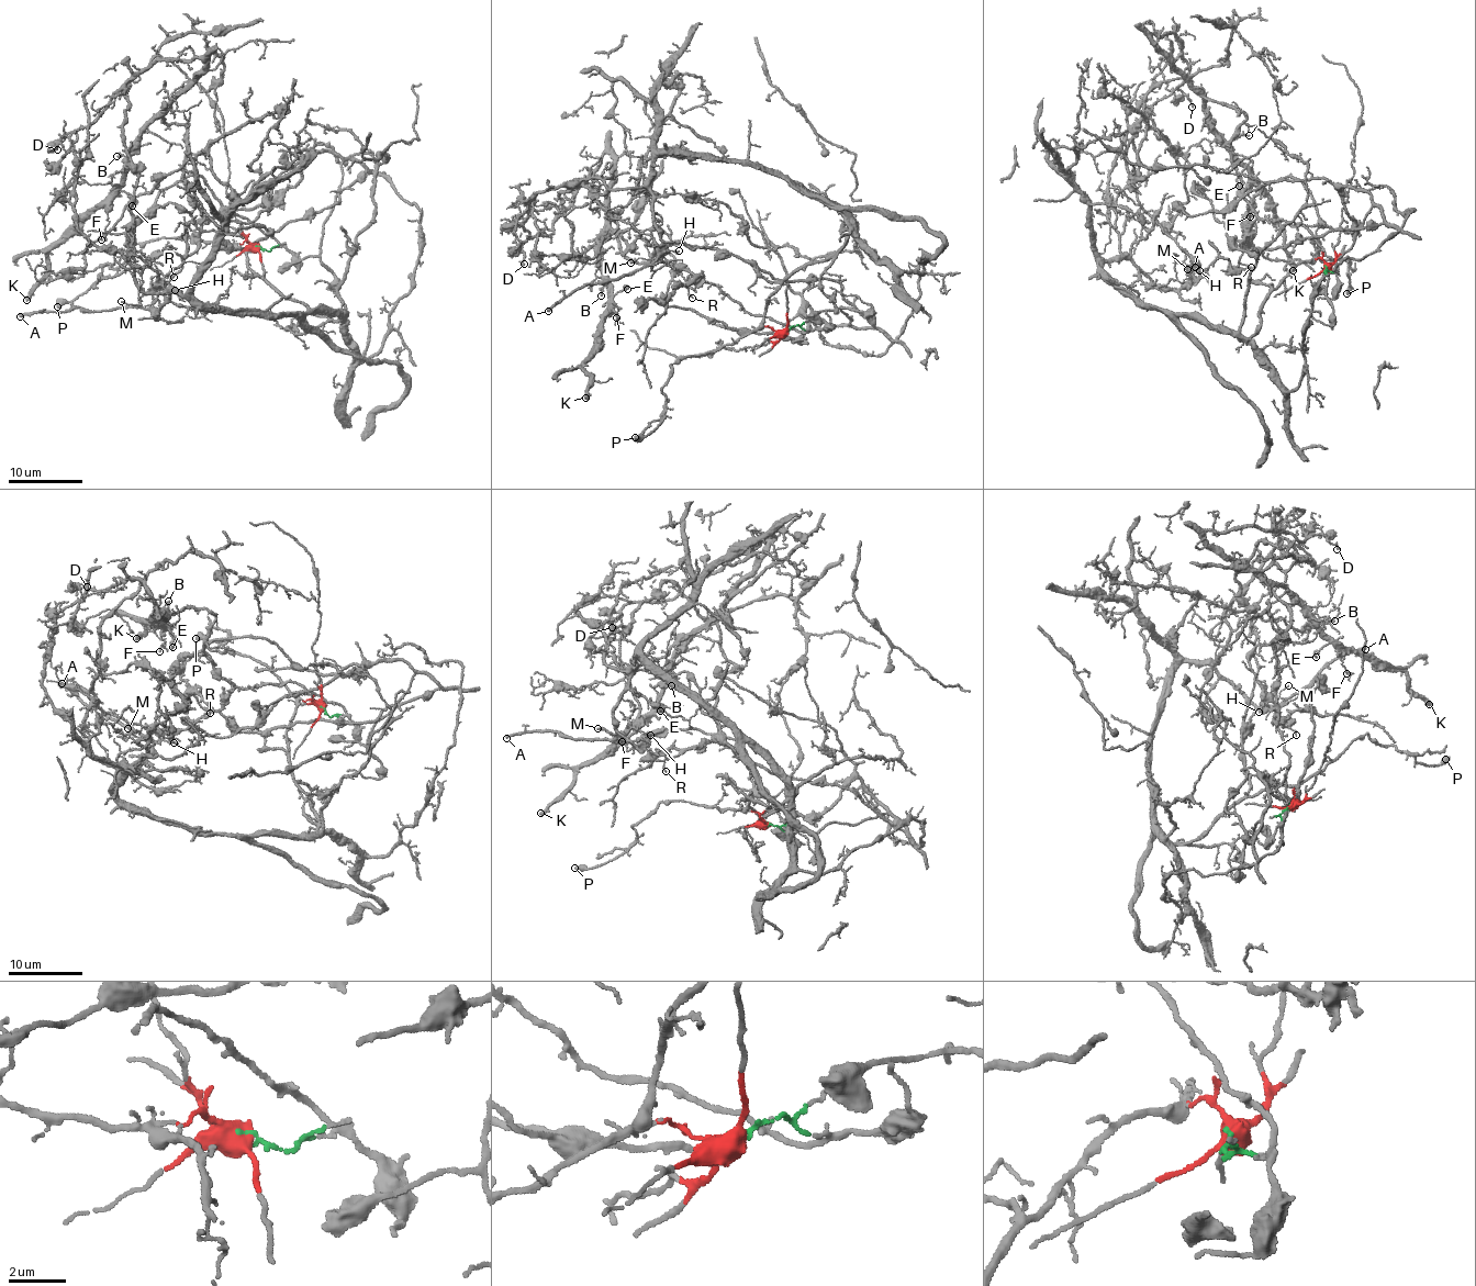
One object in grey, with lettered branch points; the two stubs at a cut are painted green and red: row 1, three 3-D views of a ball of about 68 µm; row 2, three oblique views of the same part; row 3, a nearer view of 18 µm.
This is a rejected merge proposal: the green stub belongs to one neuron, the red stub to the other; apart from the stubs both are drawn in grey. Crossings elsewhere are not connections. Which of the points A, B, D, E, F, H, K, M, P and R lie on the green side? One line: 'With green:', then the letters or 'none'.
With green: B, D, E, F, K, R

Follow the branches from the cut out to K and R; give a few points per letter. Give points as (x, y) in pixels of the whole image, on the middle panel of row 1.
K: (786, 331), (808, 328), (746, 311), (652, 250), (633, 261), (605, 232), (613, 301), (583, 366), (585, 397)
R: (786, 331), (796, 325), (808, 328), (797, 332), (746, 311), (715, 284), (697, 276), (686, 287), (692, 298)

